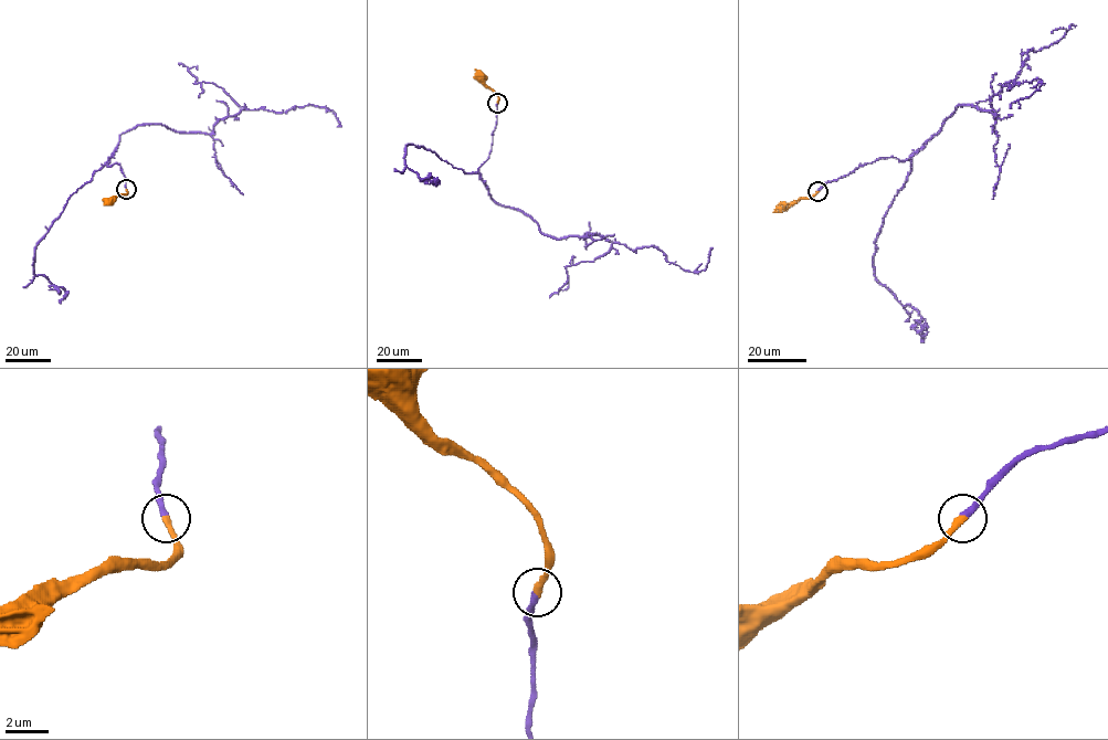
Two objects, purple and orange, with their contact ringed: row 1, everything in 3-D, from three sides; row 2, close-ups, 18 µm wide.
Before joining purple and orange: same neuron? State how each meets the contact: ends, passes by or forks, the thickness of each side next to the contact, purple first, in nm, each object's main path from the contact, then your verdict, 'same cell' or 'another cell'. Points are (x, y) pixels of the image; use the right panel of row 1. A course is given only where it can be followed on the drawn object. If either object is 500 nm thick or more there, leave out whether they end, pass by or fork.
purple ends; orange ends; calibres 320 and 320 nm; course purple (818, 191), (879, 158), (908, 160), (957, 106), (995, 117), (991, 99), (1003, 86), (1040, 80), (1010, 108); course orange (818, 191), (781, 207); same cell

